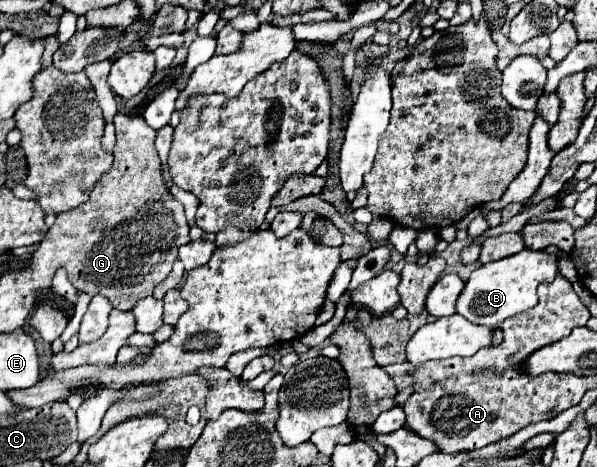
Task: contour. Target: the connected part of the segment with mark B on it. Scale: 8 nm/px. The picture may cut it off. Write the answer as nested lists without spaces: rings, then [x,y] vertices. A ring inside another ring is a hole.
[[[529,248],[519,254],[483,264],[471,272],[465,282],[463,292],[457,298],[457,314],[465,316],[473,324],[499,328],[503,320],[521,314],[537,304],[537,286],[541,282],[551,282],[557,274],[557,258],[543,252],[533,252]]]

